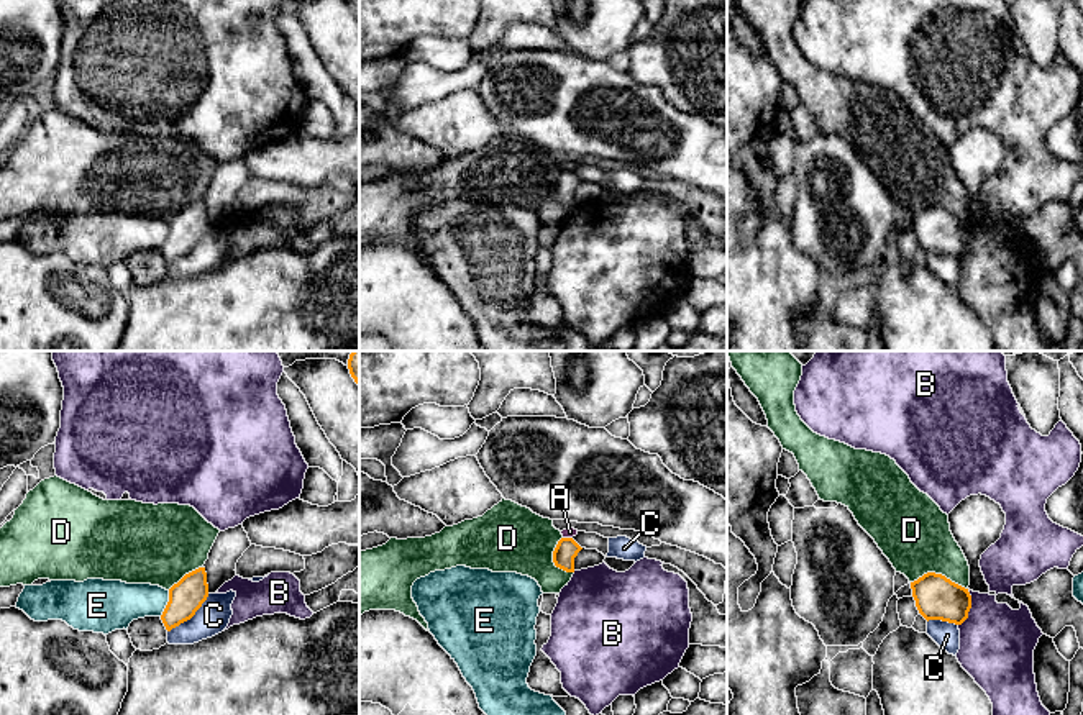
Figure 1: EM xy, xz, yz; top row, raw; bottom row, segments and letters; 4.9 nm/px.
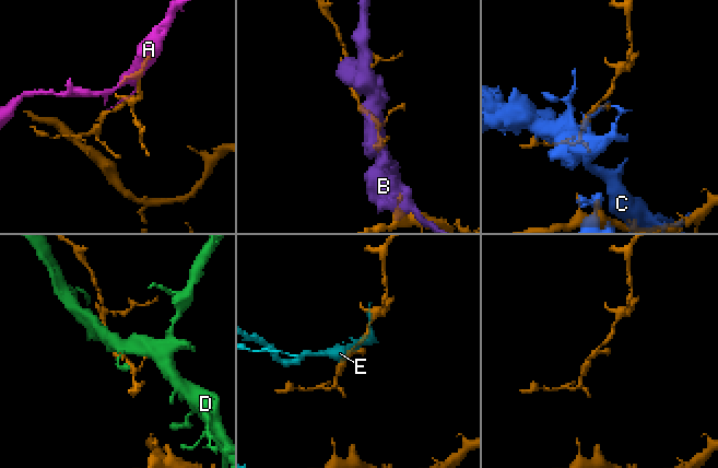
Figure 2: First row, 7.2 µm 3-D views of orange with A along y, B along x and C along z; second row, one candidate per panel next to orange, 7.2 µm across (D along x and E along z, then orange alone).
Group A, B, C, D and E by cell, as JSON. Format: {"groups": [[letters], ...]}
{"groups": [["A"], ["B"], ["C"], ["D"], ["E"]]}

